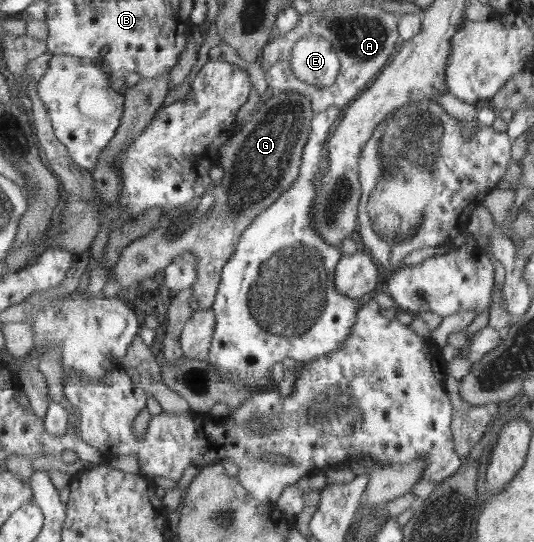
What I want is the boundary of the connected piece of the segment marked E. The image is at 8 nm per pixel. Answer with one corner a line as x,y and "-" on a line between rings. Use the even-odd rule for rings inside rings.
308,35
293,49
292,69
305,83
320,88
332,87
341,72
341,59
332,42

